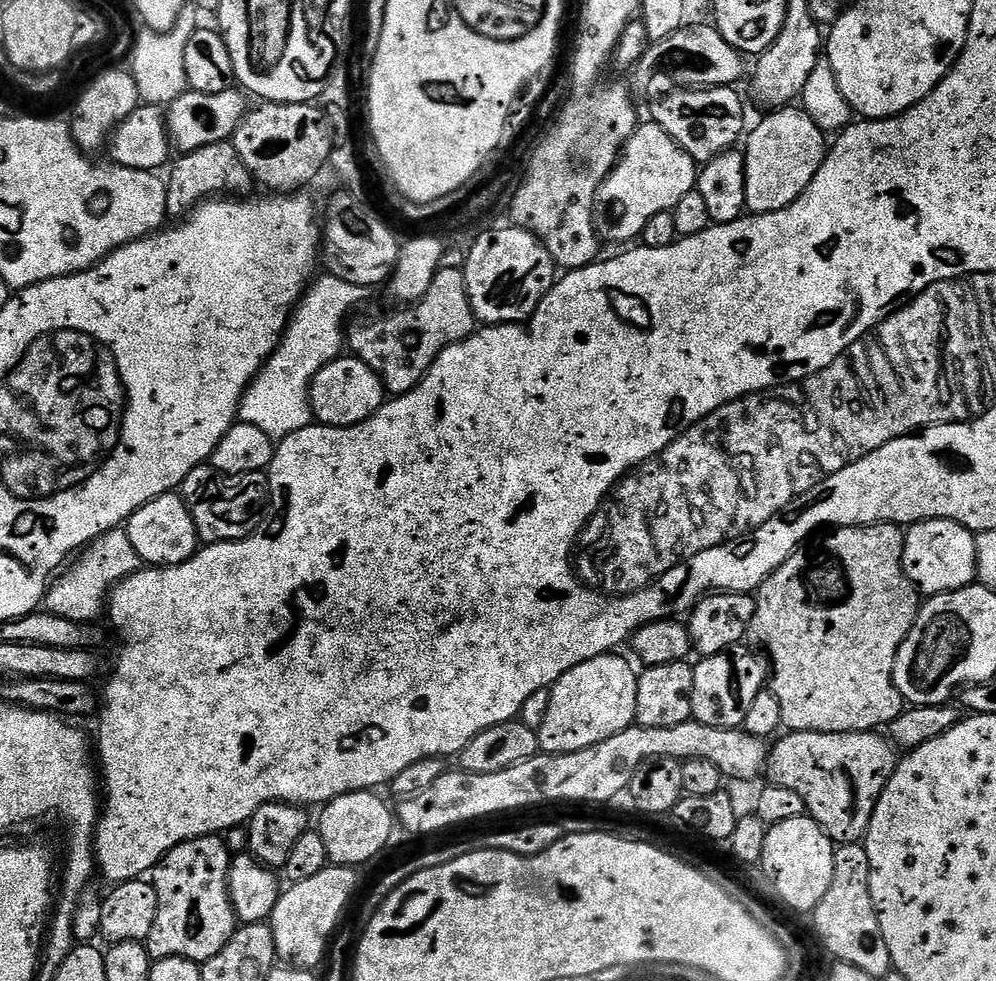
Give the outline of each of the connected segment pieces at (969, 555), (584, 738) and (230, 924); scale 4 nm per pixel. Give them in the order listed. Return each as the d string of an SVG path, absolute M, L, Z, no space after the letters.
M919 520L904 533L904 573L925 597L953 592L977 583L976 536L953 520Z
M624 654L590 658L574 666L574 670L566 670L566 674L552 685L550 710L546 710L546 718L538 730L541 753L557 756L563 752L586 750L636 724L638 672L632 669L631 659L628 661L620 655Z
M219 835L182 842L152 869L150 882L158 894L158 918L146 941L153 961L185 956L197 962L214 958L236 933L236 911L228 893L232 853Z

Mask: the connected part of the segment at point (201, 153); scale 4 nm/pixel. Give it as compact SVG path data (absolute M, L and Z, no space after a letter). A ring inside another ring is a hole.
M231 140L214 142L210 146L202 146L193 152L185 152L179 157L181 160L176 165L171 165L172 173L166 176L168 197L166 206L169 217L180 218L189 210L196 207L197 203L205 198L220 198L225 194L248 194L254 179L250 170L243 164L238 151L235 150Z

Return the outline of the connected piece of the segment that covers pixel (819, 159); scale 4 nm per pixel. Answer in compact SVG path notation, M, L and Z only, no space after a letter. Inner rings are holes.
M802 107L778 108L765 116L768 117L753 132L751 129L747 133L742 148L746 166L746 208L752 214L777 212L794 203L802 190L810 186L826 155L826 134Z

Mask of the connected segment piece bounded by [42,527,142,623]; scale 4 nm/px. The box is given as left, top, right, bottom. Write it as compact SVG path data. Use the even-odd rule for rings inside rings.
M116 528L114 531L106 531L96 540L93 540L87 548L83 549L78 555L78 559L72 566L71 564L55 579L45 592L42 601L43 609L54 616L66 618L68 621L78 621L80 623L93 623L97 621L97 616L103 615L107 605L107 598L112 589L121 581L125 580L133 573L141 571L142 561L133 543L130 542L127 529Z

